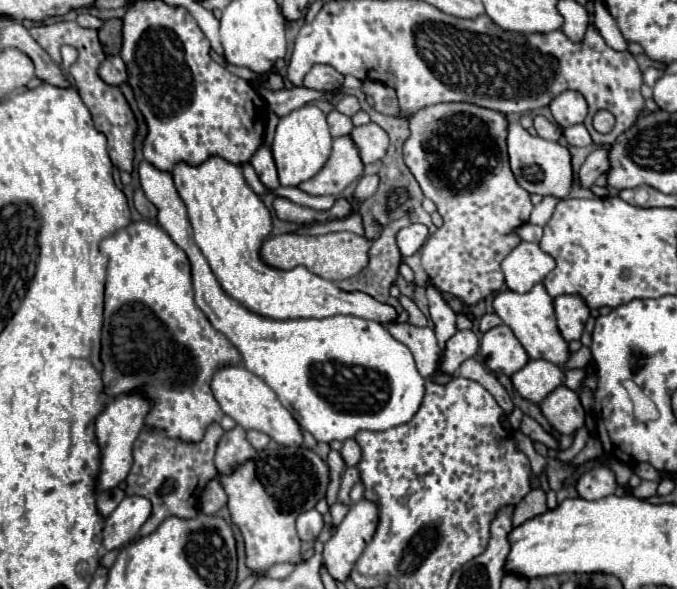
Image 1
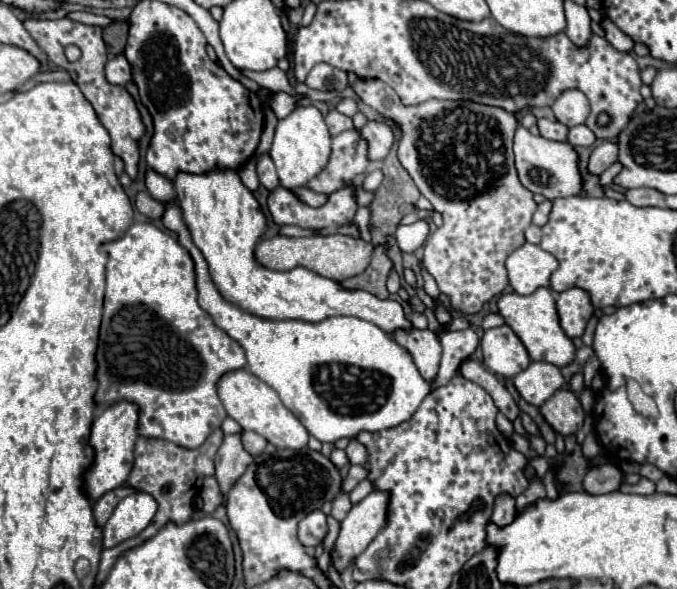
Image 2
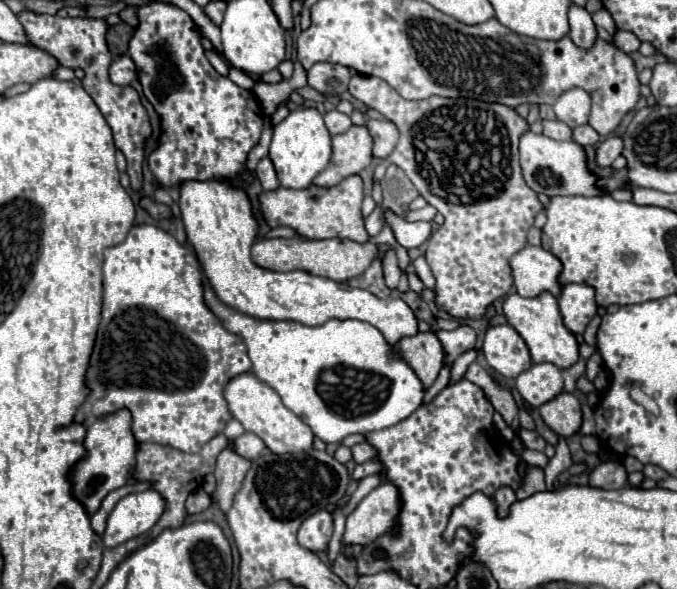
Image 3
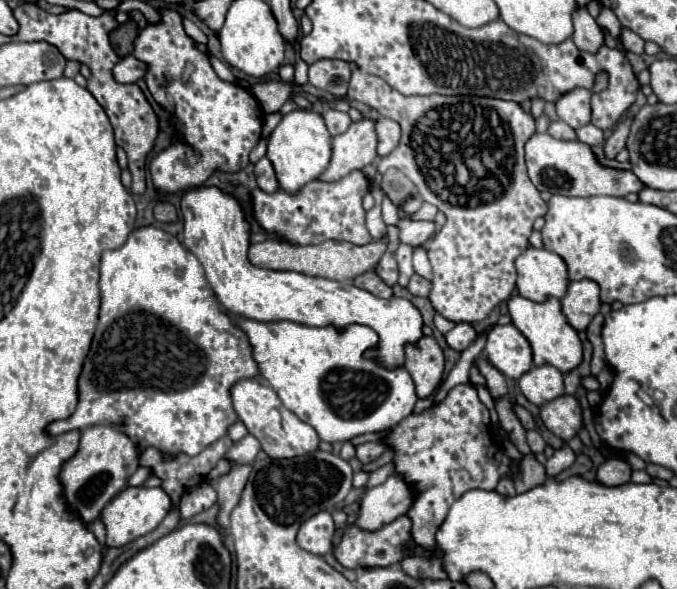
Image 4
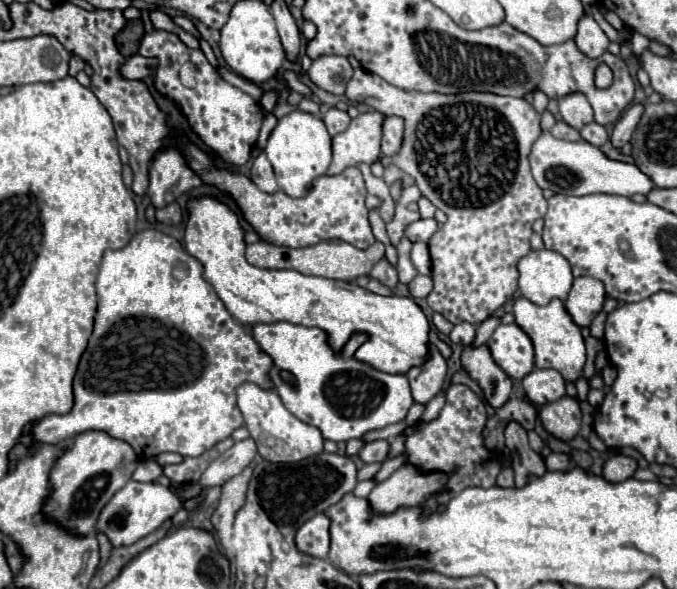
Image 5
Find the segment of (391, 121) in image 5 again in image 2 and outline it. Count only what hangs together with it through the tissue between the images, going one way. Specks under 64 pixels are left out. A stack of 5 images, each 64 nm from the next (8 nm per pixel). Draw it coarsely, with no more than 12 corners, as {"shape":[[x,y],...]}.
{"shape":[[368,122],[370,160],[384,160],[394,144],[394,132],[384,122]]}

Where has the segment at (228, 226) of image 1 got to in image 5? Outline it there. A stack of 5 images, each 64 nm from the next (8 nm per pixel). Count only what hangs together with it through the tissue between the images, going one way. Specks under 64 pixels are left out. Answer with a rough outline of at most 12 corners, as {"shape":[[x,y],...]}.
{"shape":[[190,200],[186,252],[246,328],[292,322],[340,354],[406,374],[430,358],[430,322],[380,296],[246,262],[238,216]]}

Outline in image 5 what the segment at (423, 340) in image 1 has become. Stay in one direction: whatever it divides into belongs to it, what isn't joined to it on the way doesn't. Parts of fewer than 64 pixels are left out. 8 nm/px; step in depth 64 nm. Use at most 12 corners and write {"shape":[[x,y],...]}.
{"shape":[[432,348],[424,366],[408,372],[412,398],[428,404],[446,380],[446,360]]}

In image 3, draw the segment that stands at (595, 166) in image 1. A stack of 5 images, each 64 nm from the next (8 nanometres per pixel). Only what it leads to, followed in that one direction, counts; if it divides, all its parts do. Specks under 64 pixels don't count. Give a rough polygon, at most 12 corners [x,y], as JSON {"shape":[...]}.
{"shape":[[610,136],[598,146],[598,164],[612,166],[622,154],[622,138]]}

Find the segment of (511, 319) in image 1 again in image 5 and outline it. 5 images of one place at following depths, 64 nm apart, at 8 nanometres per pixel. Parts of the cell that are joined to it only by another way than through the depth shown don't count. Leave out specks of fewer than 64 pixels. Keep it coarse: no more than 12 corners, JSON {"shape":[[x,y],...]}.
{"shape":[[514,300],[536,368],[582,376],[586,346],[562,300]]}

